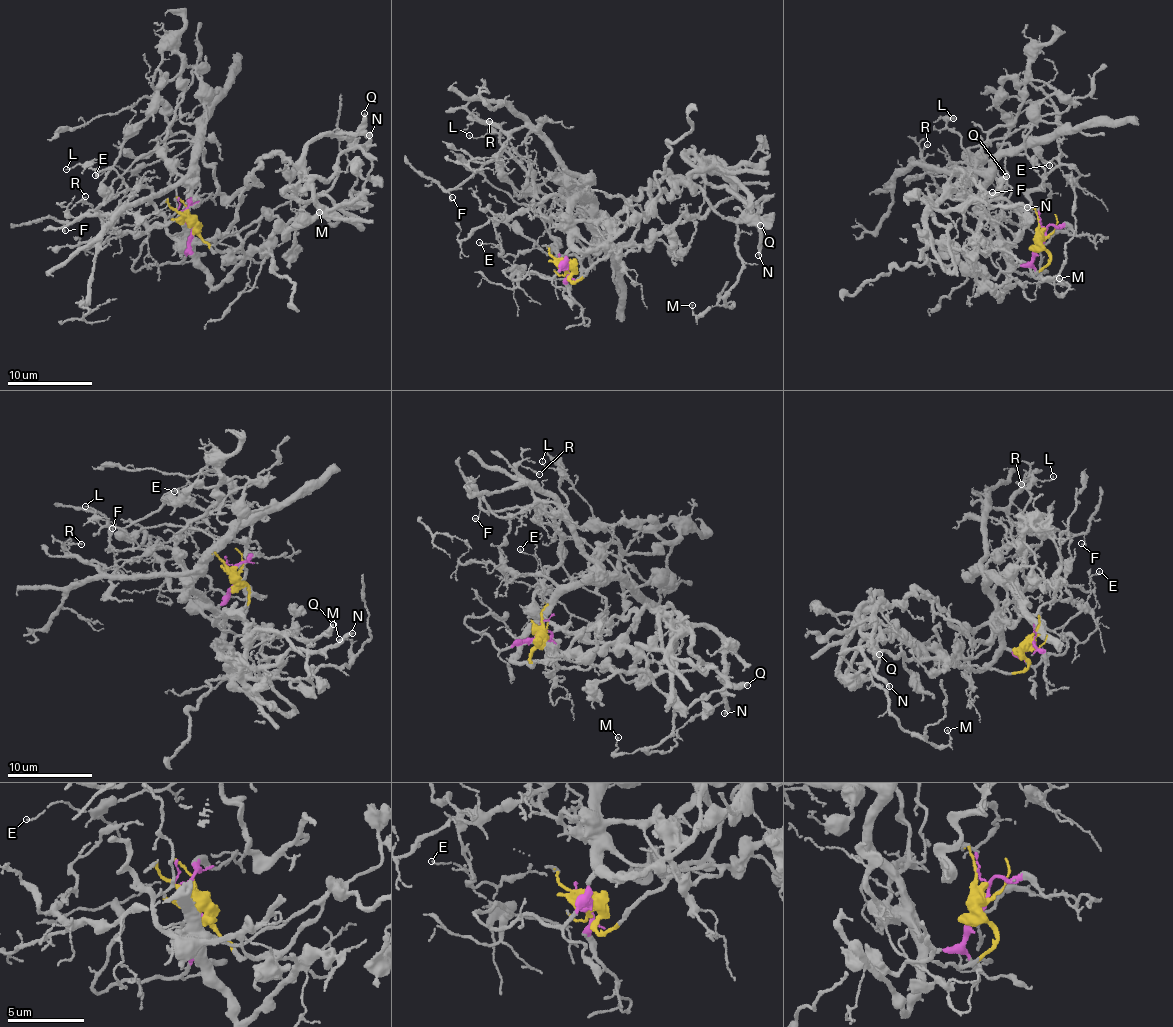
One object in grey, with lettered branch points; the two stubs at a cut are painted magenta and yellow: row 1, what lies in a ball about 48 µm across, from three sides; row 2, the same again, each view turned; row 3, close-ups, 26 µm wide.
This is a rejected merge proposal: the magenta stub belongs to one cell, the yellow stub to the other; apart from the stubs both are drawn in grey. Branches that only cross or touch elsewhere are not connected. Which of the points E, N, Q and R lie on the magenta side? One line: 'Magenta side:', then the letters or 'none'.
Magenta side: R

